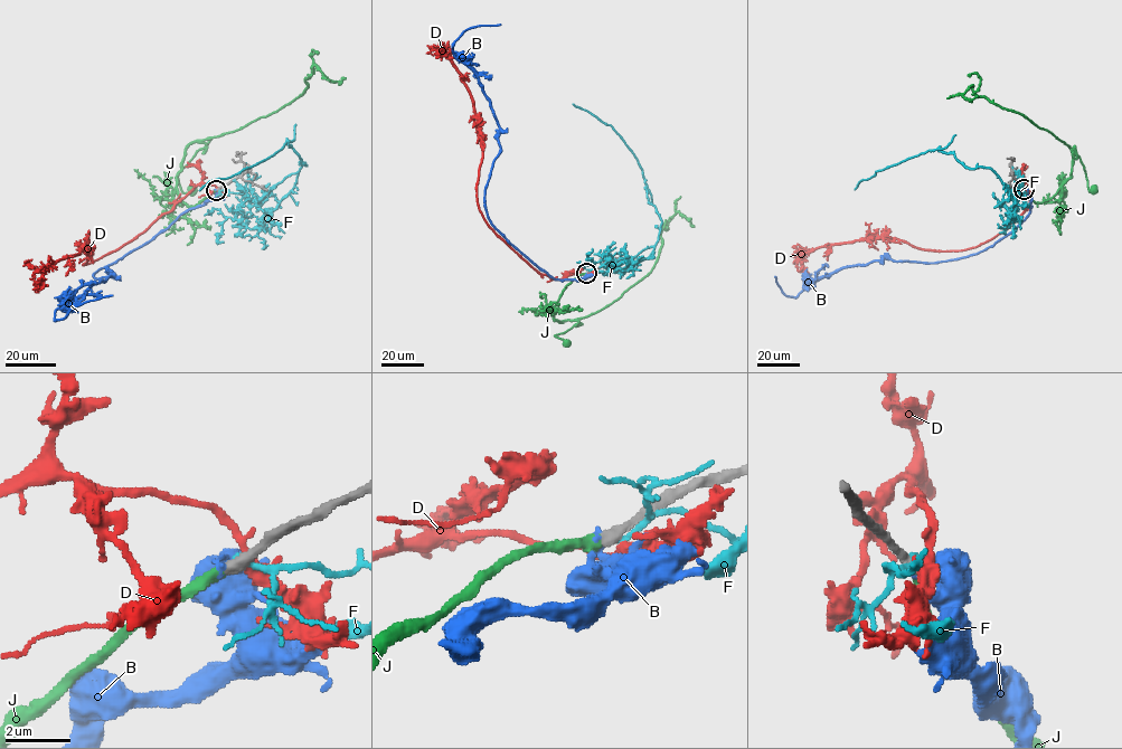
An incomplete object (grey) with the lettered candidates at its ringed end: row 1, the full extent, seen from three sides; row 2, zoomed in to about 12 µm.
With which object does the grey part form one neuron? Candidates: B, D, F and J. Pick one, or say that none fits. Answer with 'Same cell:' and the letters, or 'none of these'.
Same cell: J

